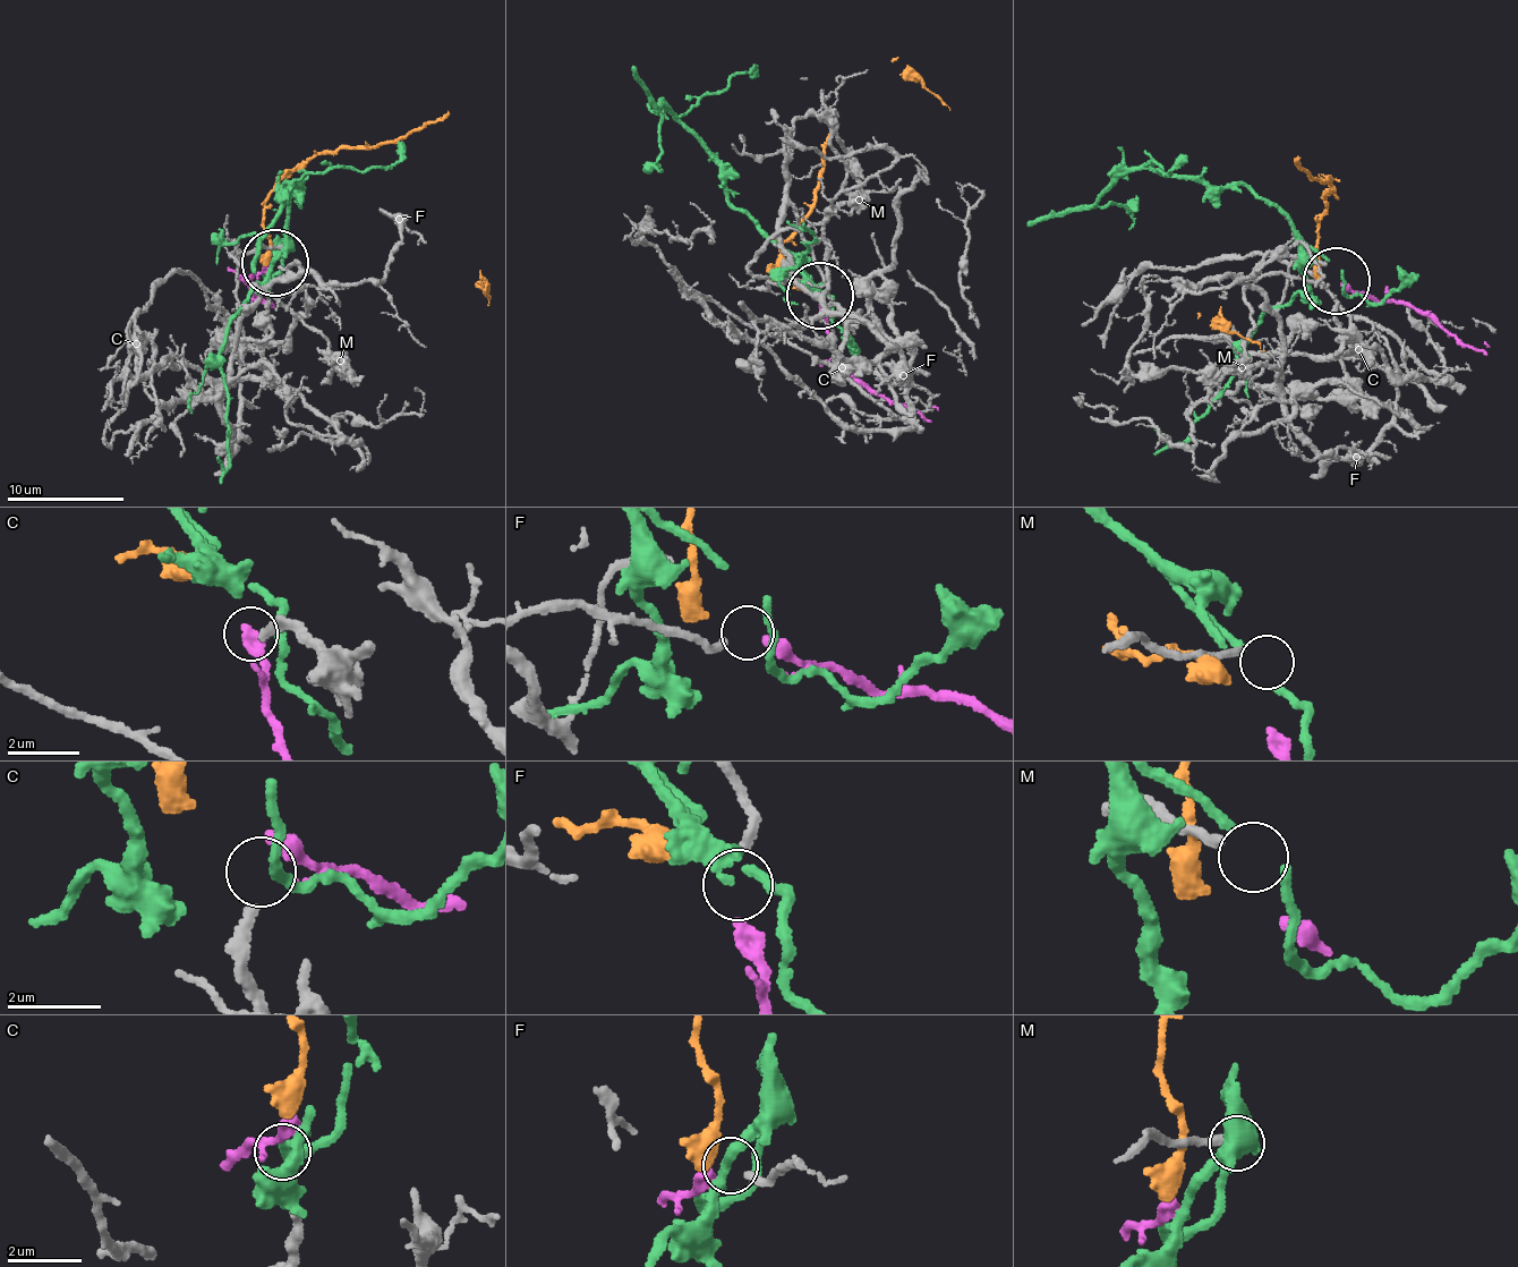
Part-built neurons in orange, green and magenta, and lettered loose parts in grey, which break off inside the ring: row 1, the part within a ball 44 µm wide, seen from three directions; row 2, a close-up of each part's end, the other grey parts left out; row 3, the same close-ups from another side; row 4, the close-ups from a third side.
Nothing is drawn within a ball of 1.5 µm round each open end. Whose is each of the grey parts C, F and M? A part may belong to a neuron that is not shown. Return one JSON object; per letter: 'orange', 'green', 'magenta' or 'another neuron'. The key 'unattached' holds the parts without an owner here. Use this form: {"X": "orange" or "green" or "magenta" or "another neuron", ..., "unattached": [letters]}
{"C": "another neuron", "F": "magenta", "M": "another neuron", "unattached": ["C", "M"]}

